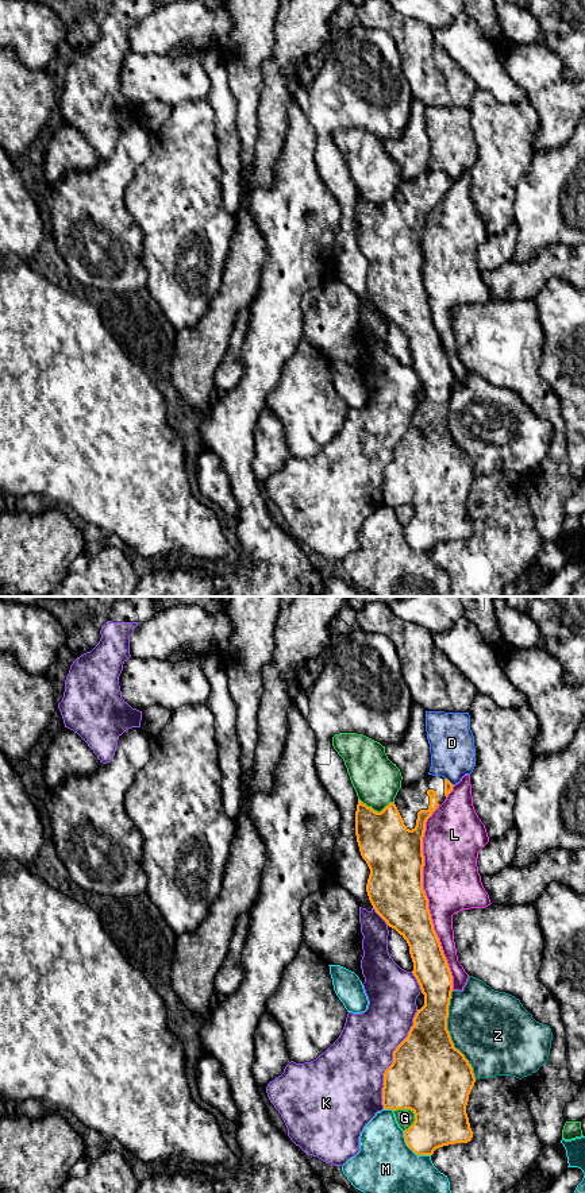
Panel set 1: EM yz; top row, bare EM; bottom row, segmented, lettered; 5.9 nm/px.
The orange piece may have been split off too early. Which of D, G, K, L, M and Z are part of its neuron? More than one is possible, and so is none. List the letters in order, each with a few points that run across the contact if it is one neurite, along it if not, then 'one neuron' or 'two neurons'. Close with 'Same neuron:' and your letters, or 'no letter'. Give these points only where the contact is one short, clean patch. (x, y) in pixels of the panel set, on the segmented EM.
D: two neurons
G: two neurons
K: two neurons
L: two neurons
M: two neurons
Z: two neurons
Same neuron: no letter

